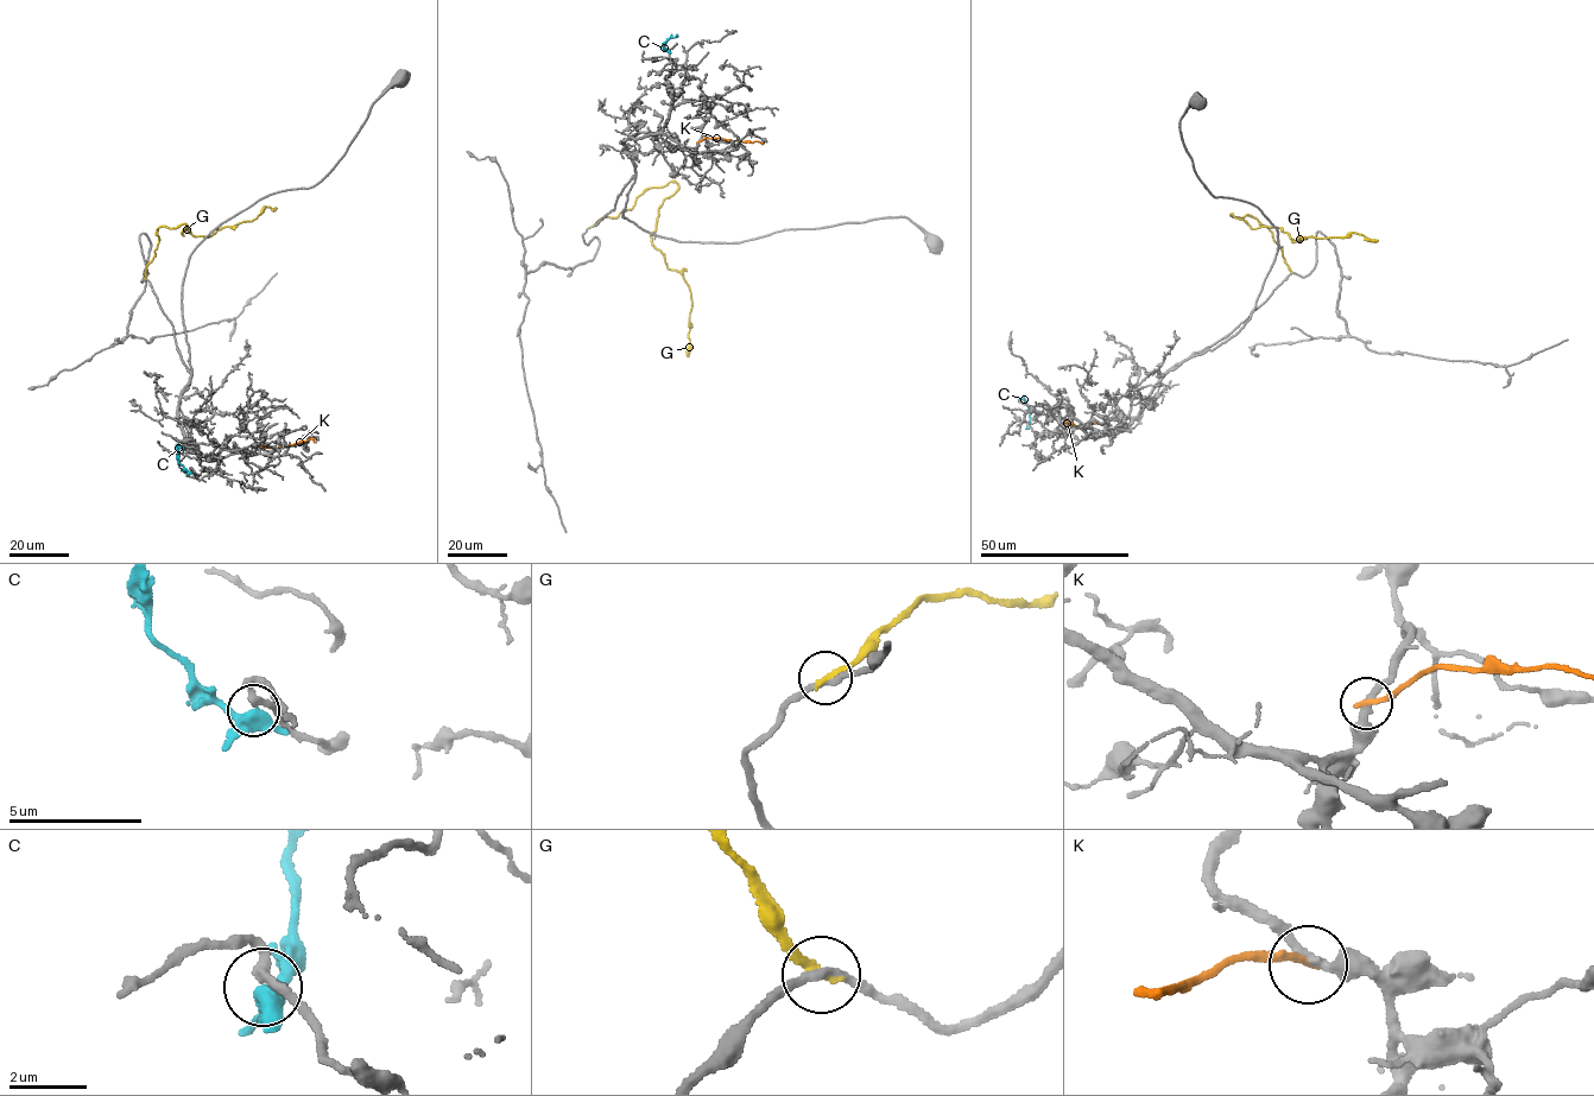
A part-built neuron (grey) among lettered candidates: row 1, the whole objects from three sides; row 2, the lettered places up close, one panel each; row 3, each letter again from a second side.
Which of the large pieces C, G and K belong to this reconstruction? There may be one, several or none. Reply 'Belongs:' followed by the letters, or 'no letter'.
Belongs: no letter

